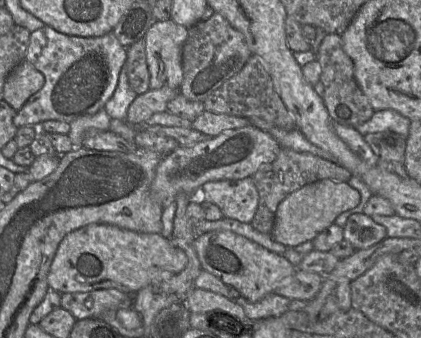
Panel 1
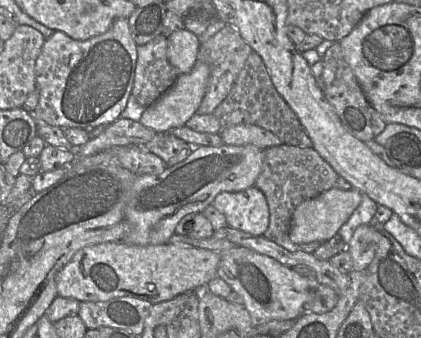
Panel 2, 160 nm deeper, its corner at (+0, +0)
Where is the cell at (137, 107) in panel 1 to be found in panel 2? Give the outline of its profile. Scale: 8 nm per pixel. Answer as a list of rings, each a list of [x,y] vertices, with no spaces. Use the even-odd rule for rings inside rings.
[[[196,61],[189,73],[179,75],[154,104],[144,109],[139,123],[157,134],[165,134],[174,128],[185,126],[198,111],[209,77],[209,66]]]

